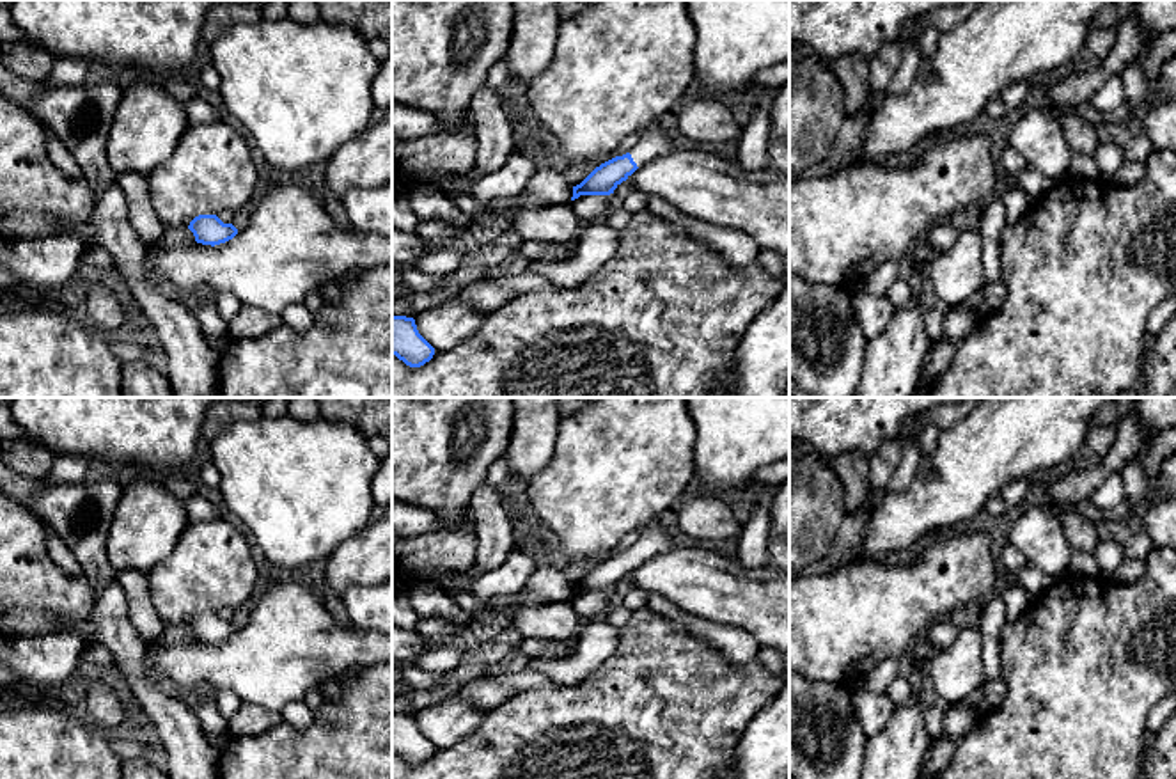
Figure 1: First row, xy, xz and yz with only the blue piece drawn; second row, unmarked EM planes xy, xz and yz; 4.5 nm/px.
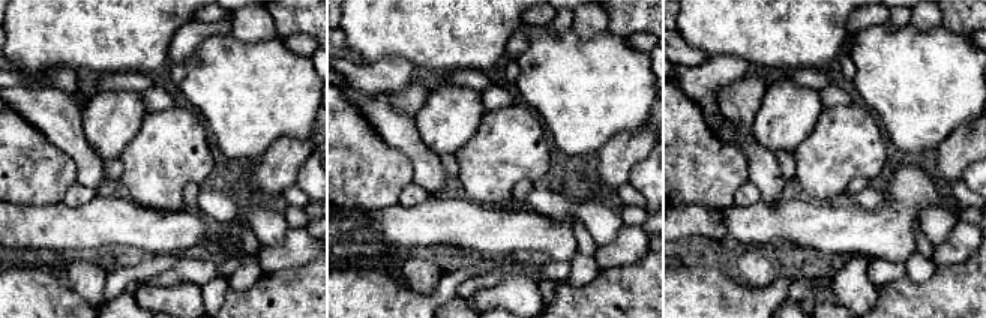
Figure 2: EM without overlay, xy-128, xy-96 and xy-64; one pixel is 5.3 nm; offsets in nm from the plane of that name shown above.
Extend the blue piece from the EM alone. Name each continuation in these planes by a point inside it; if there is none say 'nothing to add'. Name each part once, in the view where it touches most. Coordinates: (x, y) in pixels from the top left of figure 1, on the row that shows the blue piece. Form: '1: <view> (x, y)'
1: xz (660, 141)

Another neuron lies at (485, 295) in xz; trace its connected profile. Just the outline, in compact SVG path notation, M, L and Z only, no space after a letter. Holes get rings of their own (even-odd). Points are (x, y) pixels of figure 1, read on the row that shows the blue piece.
M525 271L518 275L502 275L497 280L477 280L459 293L459 300L475 311L490 314L518 295L553 287L557 286L546 277Z

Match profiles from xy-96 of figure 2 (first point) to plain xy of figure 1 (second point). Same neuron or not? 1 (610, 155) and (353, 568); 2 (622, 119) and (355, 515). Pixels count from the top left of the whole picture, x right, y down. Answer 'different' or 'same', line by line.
1: same
2: same

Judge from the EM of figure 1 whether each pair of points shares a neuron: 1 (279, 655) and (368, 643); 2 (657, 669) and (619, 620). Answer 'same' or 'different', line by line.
1: same
2: different

